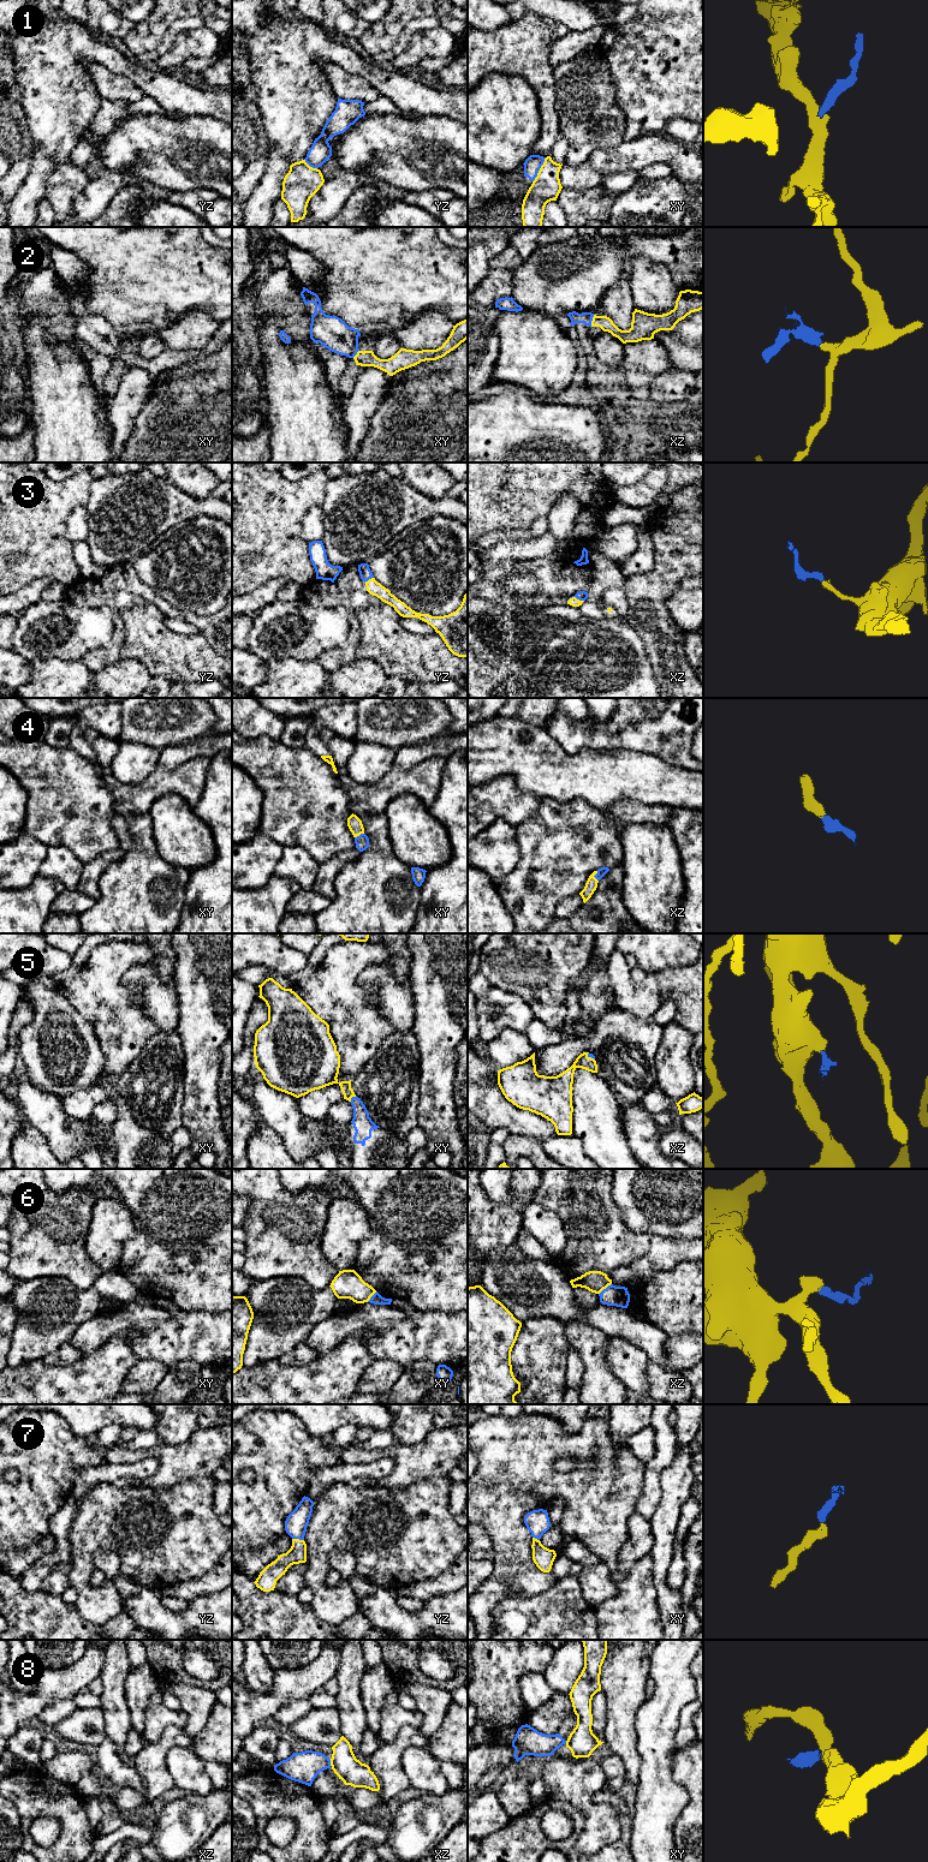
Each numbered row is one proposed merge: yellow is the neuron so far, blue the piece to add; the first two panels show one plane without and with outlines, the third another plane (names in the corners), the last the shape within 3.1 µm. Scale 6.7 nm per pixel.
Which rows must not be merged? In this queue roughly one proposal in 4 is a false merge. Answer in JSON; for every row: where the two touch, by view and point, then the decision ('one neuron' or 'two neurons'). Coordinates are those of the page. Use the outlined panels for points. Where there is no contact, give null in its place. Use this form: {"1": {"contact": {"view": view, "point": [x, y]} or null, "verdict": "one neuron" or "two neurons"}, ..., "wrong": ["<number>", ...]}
{"1": {"contact": {"view": "xy", "point": [540, 169]}, "verdict": "two neurons"}, "2": {"contact": {"view": "xz", "point": [592, 321]}, "verdict": "one neuron"}, "3": {"contact": {"view": "xz", "point": [575, 597]}, "verdict": "one neuron"}, "4": {"contact": {"view": "xz", "point": [594, 875]}, "verdict": "one neuron"}, "5": {"contact": {"view": "xy", "point": [351, 1097]}, "verdict": "one neuron"}, "6": {"contact": {"view": "xz", "point": [605, 1288]}, "verdict": "two neurons"}, "7": {"contact": {"view": "yz", "point": [298, 1539]}, "verdict": "one neuron"}, "8": {"contact": {"view": "xz", "point": [331, 1762]}, "verdict": "two neurons"}, "wrong": ["1", "6", "8"]}

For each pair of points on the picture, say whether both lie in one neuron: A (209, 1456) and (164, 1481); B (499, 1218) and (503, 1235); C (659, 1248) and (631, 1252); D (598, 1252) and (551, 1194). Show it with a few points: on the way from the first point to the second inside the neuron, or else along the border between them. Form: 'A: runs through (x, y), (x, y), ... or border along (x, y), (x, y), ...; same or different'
A: runs through (198, 1456), (184, 1461), (174, 1470); same
B: runs through (499, 1222), (499, 1228), (503, 1231); same
C: border along (652, 1237), (648, 1252), (643, 1257), (623, 1265); different
D: runs through (594, 1237), (565, 1209); same

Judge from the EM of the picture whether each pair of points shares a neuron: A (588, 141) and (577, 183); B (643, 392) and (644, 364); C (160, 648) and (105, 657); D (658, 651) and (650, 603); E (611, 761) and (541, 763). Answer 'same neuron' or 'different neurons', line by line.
A: different neurons
B: same neuron
C: different neurons
D: same neuron
E: same neuron

